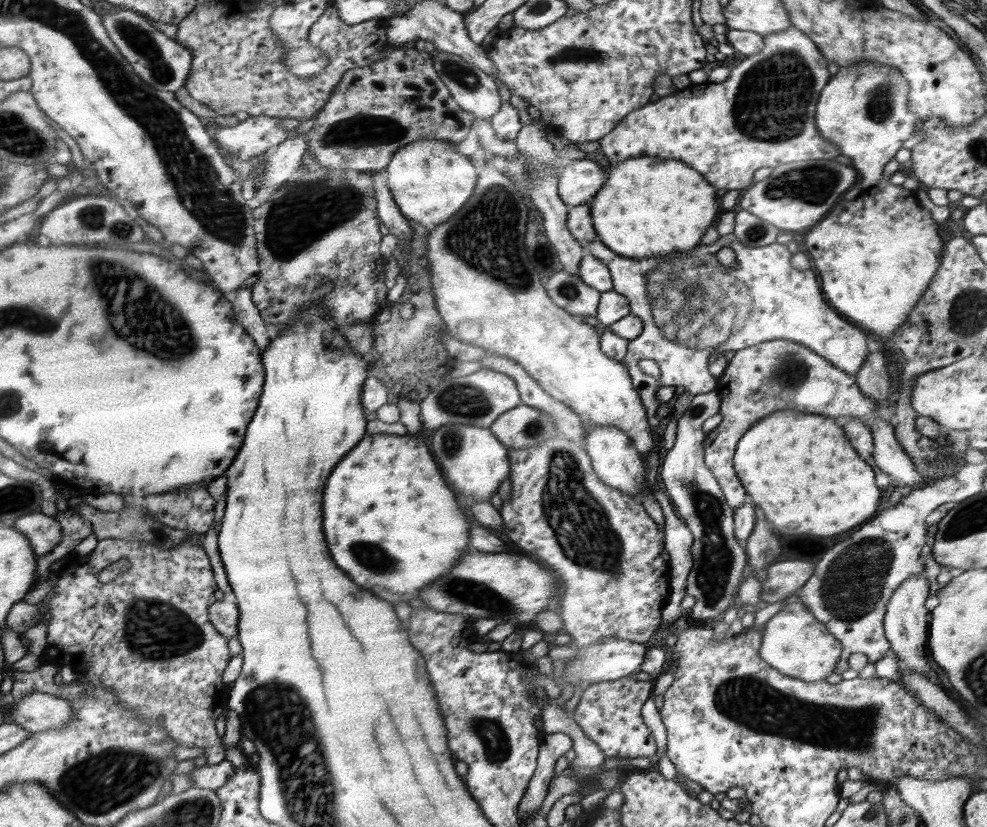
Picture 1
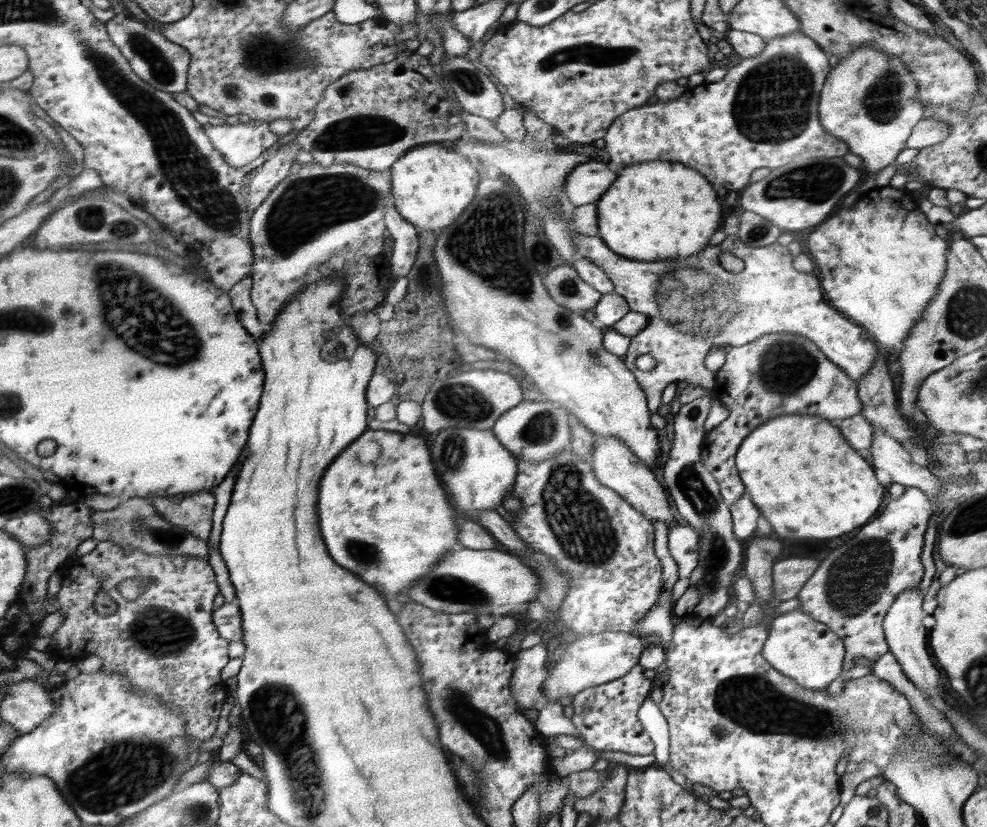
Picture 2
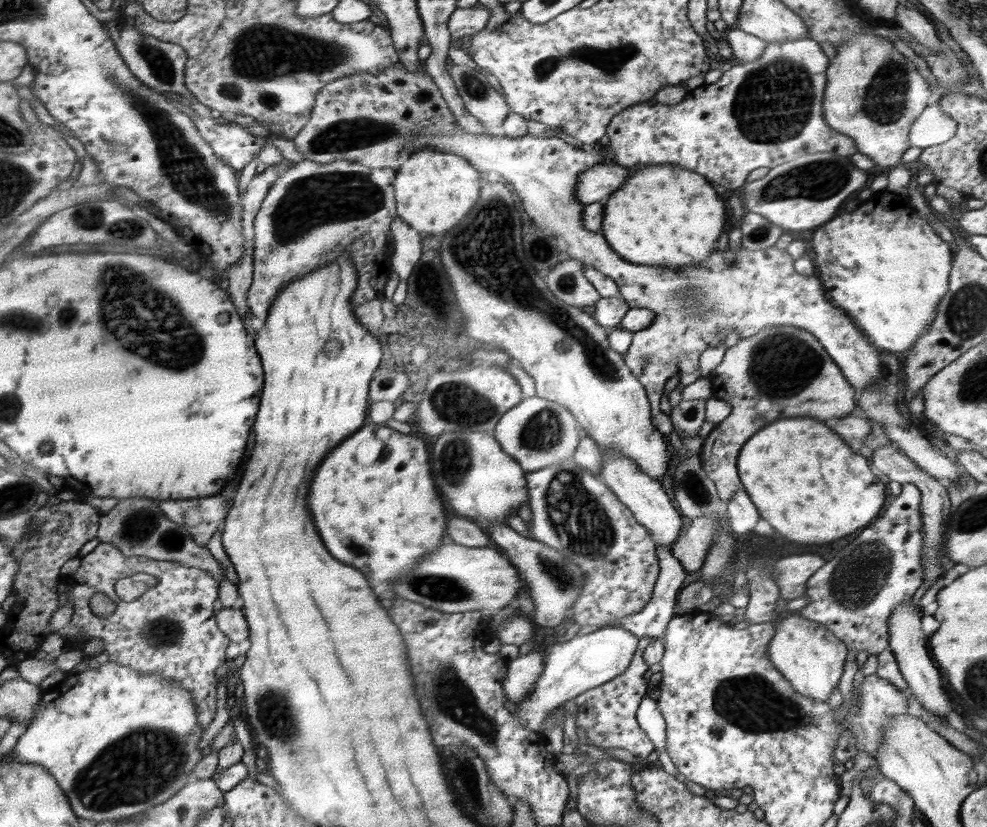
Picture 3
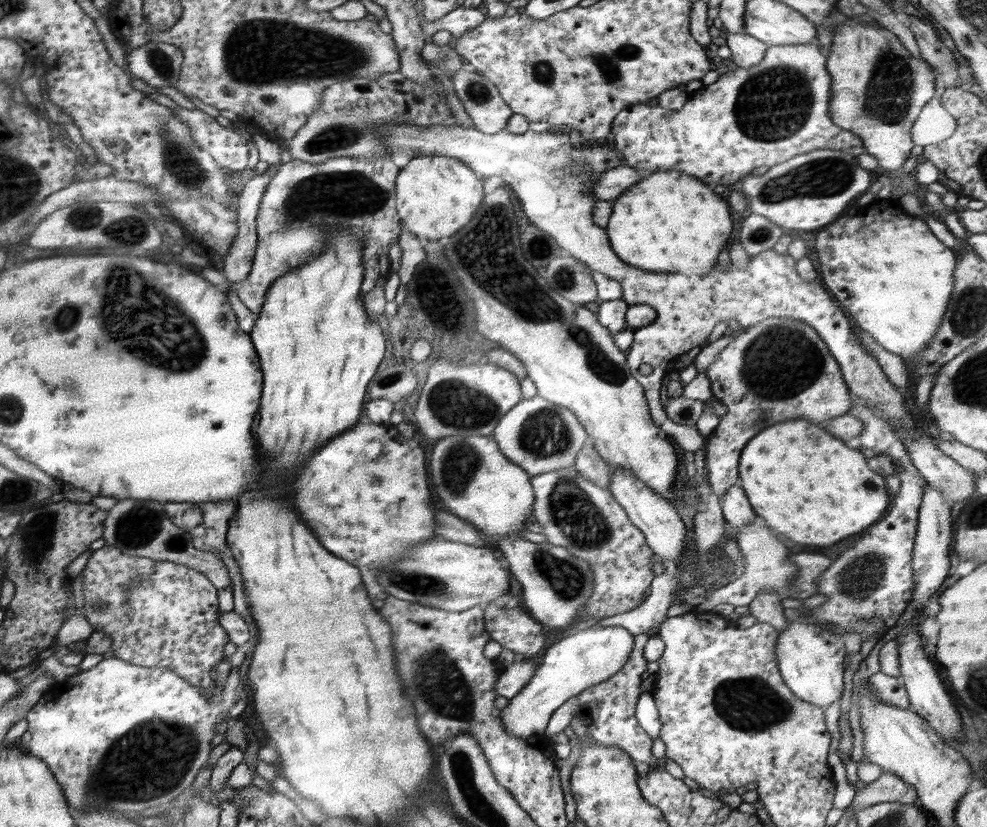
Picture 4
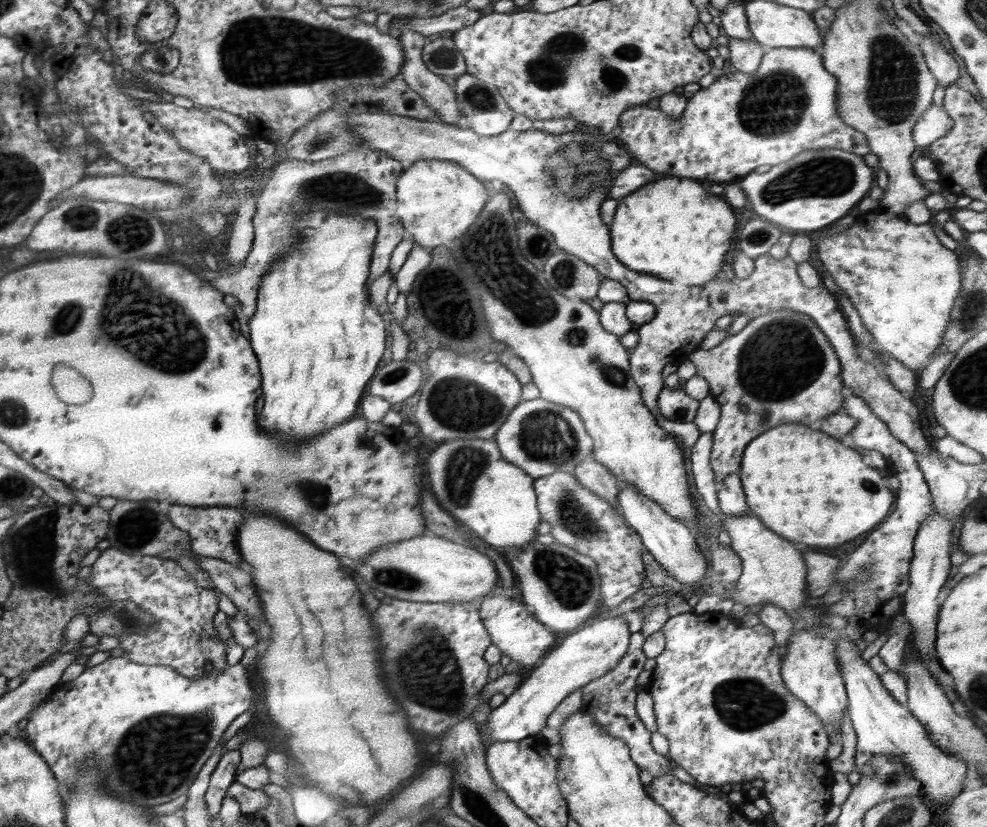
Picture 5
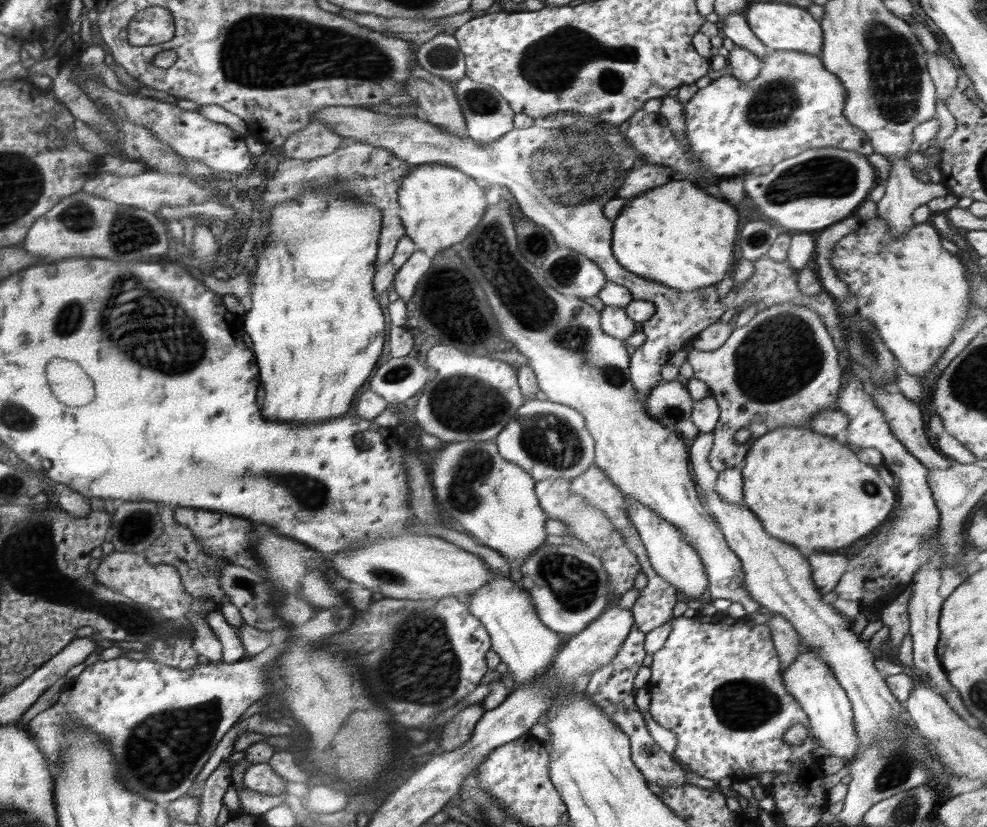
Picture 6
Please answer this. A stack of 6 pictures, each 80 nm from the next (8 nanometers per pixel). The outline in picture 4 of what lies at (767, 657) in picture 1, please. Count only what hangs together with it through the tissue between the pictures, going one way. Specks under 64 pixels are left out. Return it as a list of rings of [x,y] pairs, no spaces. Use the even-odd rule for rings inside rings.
[[[806,622],[790,623],[776,642],[777,670],[785,686],[799,699],[821,706],[823,710],[841,699],[844,692],[843,672],[847,656],[841,636]]]

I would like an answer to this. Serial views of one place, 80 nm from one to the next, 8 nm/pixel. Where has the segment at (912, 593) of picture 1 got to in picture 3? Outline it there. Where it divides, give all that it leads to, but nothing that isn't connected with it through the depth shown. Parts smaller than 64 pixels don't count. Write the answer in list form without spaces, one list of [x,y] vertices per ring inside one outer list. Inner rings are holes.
[[[910,601],[899,604],[898,608],[892,612],[888,627],[890,627],[890,638],[888,638],[889,648],[898,661],[900,672],[906,684],[910,687],[911,695],[914,700],[918,701],[928,712],[942,717],[945,721],[946,714],[952,710],[950,701],[941,685],[942,676],[939,668],[930,659],[926,647],[927,637],[921,630],[921,618],[918,602],[916,607]]]

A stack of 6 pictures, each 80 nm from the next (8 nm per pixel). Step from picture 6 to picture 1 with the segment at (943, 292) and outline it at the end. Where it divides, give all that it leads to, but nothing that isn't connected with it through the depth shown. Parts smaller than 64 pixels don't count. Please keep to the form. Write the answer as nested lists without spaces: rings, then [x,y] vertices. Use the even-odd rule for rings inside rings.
[[[880,180],[856,200],[838,202],[830,214],[818,222],[804,240],[804,250],[810,255],[814,266],[822,279],[822,290],[830,306],[844,318],[861,328],[868,328],[874,334],[895,339],[897,328],[901,327],[921,299],[940,268],[944,242],[938,235],[939,224],[932,219],[928,209],[919,205],[916,191],[910,191],[903,185],[890,184]]]

